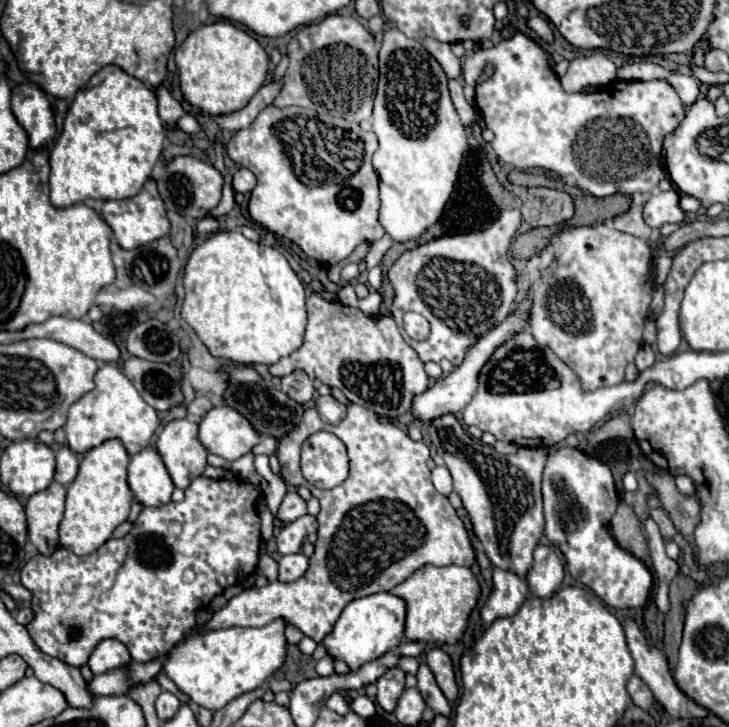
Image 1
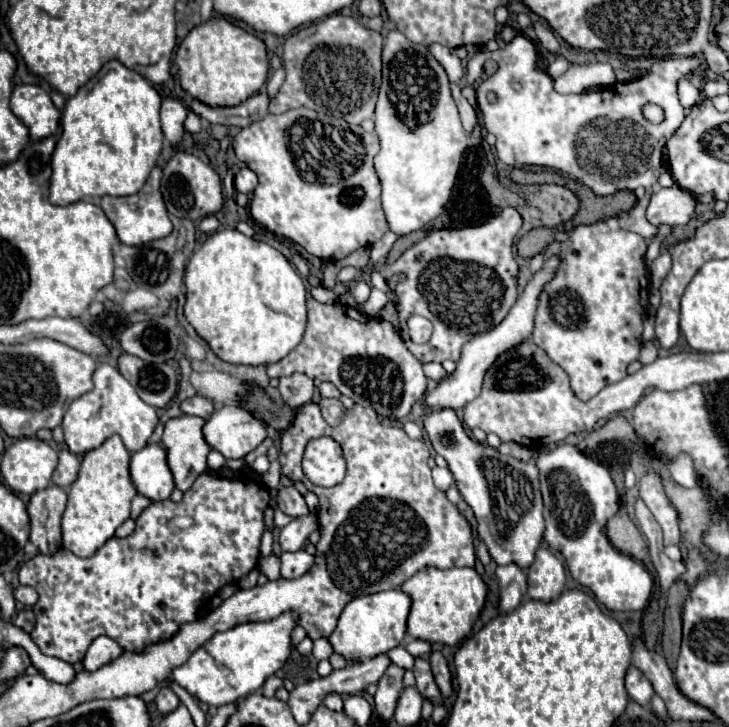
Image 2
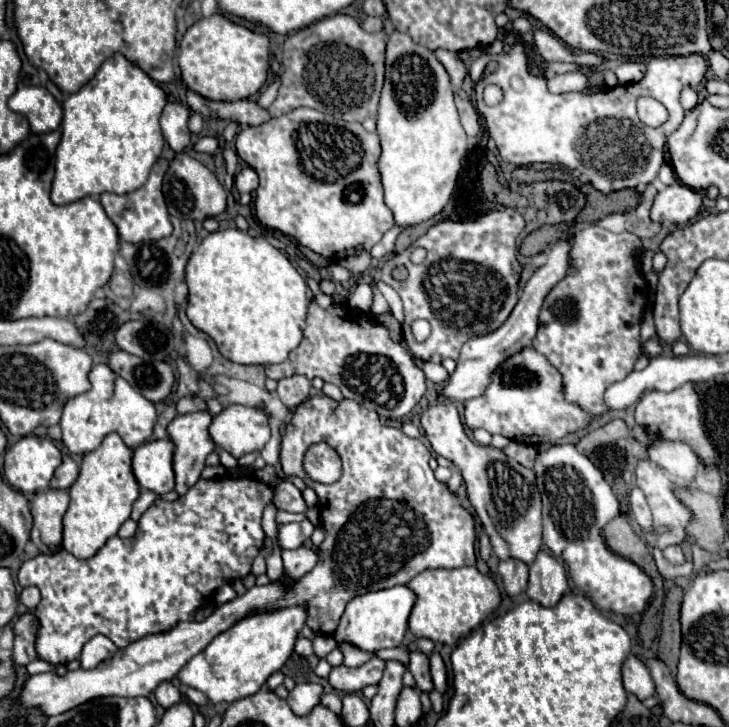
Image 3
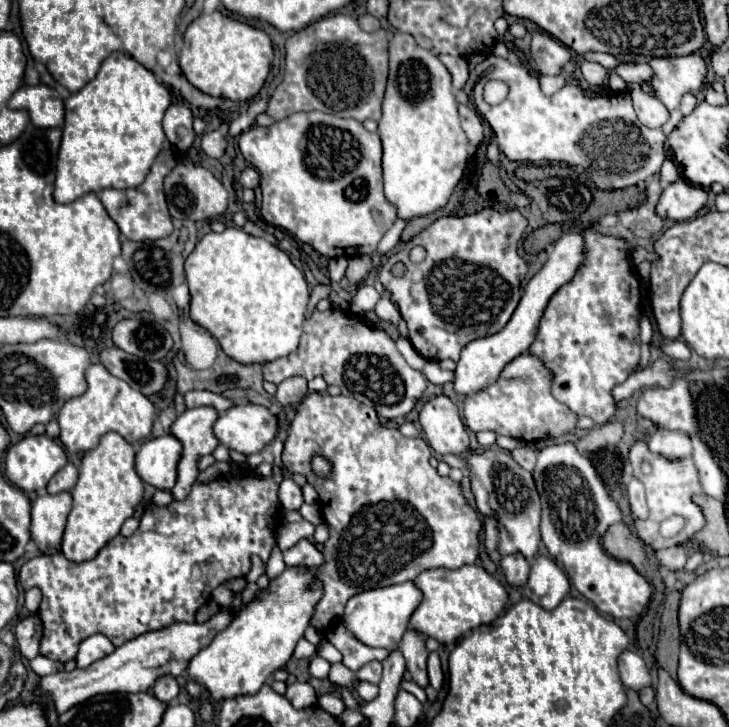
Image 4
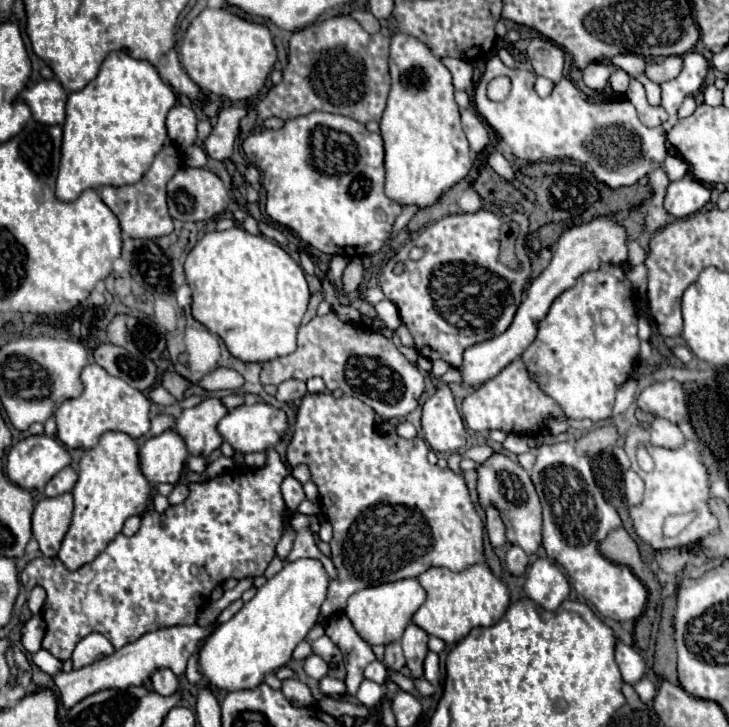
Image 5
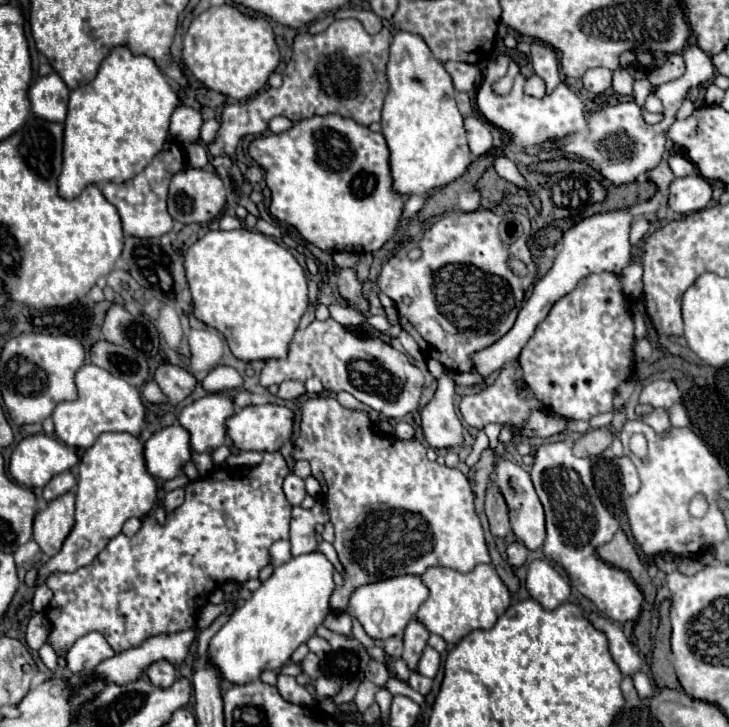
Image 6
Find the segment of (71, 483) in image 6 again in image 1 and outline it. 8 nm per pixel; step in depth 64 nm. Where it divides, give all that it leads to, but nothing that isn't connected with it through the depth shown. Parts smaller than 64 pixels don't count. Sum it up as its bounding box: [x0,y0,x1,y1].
[54,446,78,486]

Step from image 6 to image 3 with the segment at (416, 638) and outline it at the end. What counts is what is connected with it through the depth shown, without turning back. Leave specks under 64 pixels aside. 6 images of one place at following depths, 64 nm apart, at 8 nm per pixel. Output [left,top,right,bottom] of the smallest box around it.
[408,652,434,692]

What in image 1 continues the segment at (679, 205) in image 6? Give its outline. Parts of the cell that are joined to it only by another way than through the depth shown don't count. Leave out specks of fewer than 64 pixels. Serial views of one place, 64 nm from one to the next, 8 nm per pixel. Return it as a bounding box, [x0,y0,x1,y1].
[644,190,684,230]

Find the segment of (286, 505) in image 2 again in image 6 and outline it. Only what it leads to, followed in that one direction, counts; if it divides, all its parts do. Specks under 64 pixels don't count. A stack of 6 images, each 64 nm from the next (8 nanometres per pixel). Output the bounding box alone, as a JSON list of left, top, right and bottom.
[284,474,306,506]

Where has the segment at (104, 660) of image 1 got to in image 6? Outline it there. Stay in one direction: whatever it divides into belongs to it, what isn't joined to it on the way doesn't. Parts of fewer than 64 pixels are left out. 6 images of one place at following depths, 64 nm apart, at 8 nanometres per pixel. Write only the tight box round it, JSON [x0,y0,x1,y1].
[66,632,114,672]

